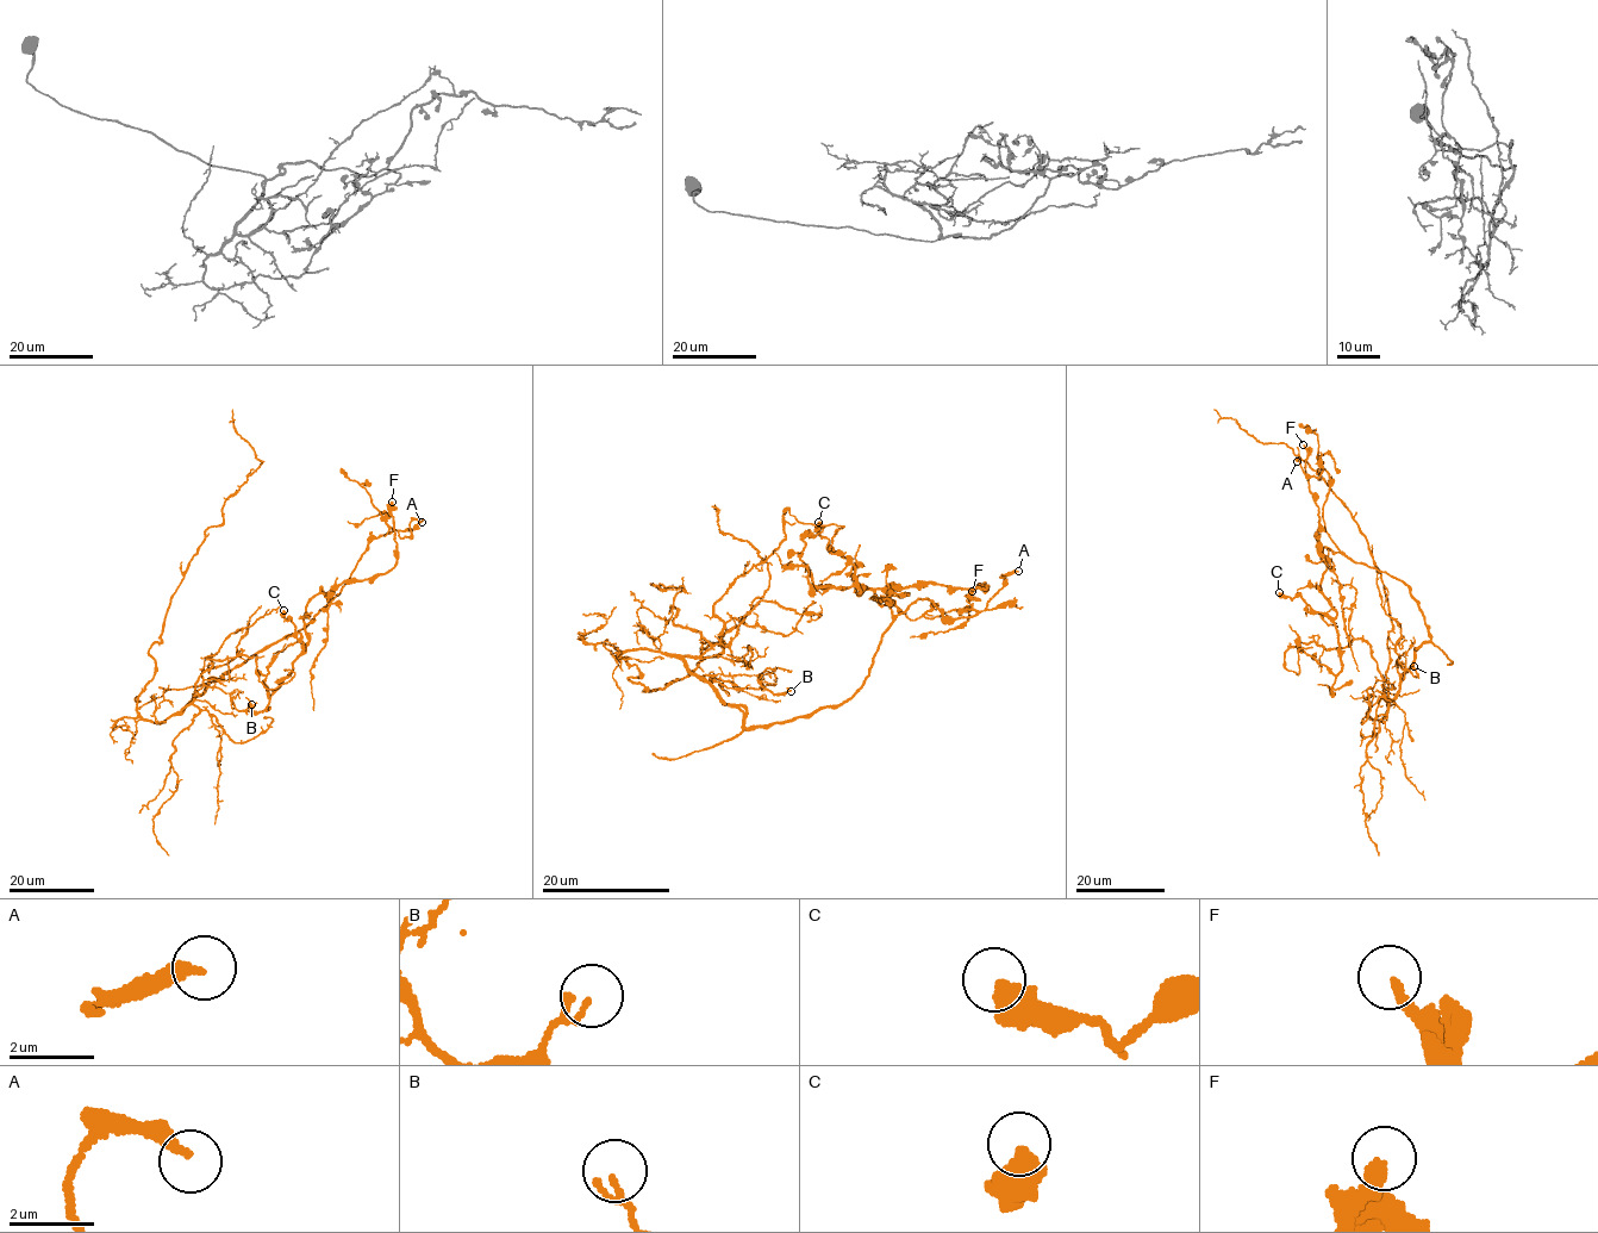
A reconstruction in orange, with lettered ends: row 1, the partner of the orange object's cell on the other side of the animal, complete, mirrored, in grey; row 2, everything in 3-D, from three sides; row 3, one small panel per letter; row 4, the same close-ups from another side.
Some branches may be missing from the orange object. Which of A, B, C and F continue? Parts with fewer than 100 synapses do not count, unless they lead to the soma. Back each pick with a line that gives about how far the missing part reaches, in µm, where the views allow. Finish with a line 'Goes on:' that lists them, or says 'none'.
Goes on: none

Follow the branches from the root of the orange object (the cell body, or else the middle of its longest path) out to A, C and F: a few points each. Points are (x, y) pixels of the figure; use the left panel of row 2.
A: (181, 710), (211, 679), (301, 629), (339, 592), (373, 539), (397, 530), (410, 536), (411, 522), (422, 522)
C: (181, 710), (211, 679), (301, 629), (330, 597), (322, 586), (307, 603), (304, 652), (303, 637), (283, 610)
F: (181, 710), (211, 679), (301, 629), (330, 601), (322, 586), (329, 593), (388, 572), (397, 560), (392, 502)

